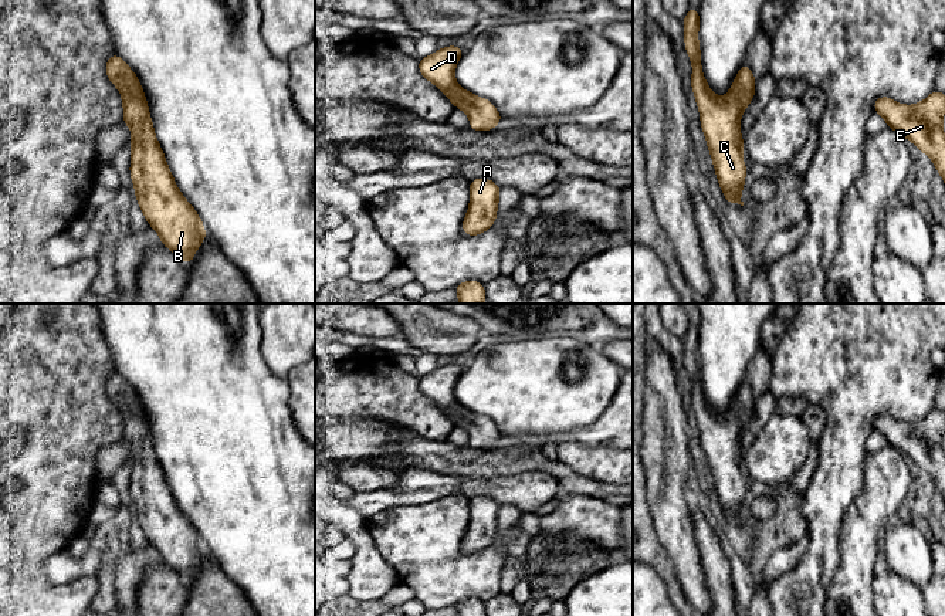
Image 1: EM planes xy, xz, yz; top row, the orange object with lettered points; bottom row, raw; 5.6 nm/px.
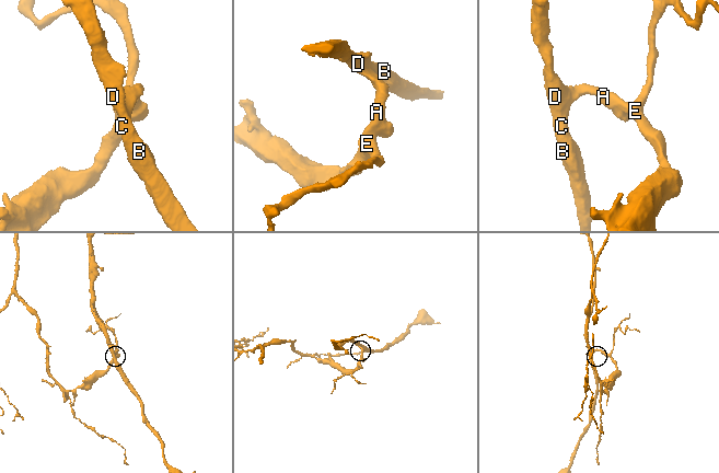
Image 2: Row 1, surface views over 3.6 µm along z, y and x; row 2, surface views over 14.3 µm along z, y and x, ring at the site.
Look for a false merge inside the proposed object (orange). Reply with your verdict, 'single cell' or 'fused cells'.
single cell

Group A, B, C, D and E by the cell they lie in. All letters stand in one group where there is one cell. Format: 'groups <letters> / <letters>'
groups A B C D E

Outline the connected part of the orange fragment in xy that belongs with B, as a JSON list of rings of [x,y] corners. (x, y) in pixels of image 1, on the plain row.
[[[118,372],[108,376],[105,387],[108,397],[122,413],[122,440],[132,449],[129,491],[139,525],[165,565],[190,582],[207,549],[197,529],[176,504],[156,457],[148,419],[136,392]]]

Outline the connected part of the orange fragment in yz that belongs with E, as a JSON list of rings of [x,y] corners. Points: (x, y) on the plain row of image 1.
[[[935,407],[917,423],[901,423],[888,414],[878,414],[874,430],[885,437],[888,446],[927,471],[945,500],[944,410]]]

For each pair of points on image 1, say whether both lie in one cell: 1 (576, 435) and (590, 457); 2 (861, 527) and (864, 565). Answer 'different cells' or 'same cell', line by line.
1: different cells
2: same cell

